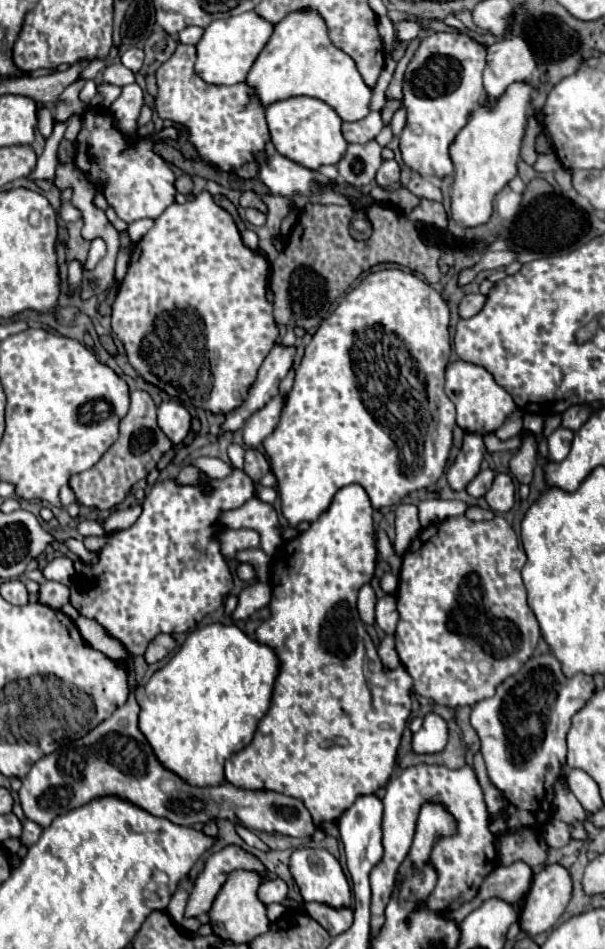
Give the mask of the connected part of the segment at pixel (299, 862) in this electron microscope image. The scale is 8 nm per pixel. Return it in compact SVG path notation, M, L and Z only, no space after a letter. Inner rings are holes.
M301 848L291 854L291 874L305 902L323 902L325 906L351 906L351 886L339 860L327 850Z

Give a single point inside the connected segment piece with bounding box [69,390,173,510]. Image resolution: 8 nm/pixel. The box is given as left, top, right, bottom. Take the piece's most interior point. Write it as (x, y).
(141, 443)

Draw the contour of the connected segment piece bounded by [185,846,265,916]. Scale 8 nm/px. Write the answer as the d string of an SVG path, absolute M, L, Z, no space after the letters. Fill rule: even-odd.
M229 846L229 848L223 848L221 852L211 854L207 858L203 872L195 880L193 892L189 894L185 916L205 914L211 908L211 902L217 896L217 892L219 892L221 884L225 882L227 874L231 870L237 870L239 866L243 866L245 870L265 872L265 866L257 858L253 858L251 854L243 852L237 846Z

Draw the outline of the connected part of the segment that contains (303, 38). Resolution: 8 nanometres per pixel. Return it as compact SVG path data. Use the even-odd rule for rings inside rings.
M311 10L293 12L275 26L273 36L249 70L245 84L251 86L251 96L263 108L293 96L311 96L327 102L345 122L365 118L373 94L357 72L353 58L331 44L323 18Z

